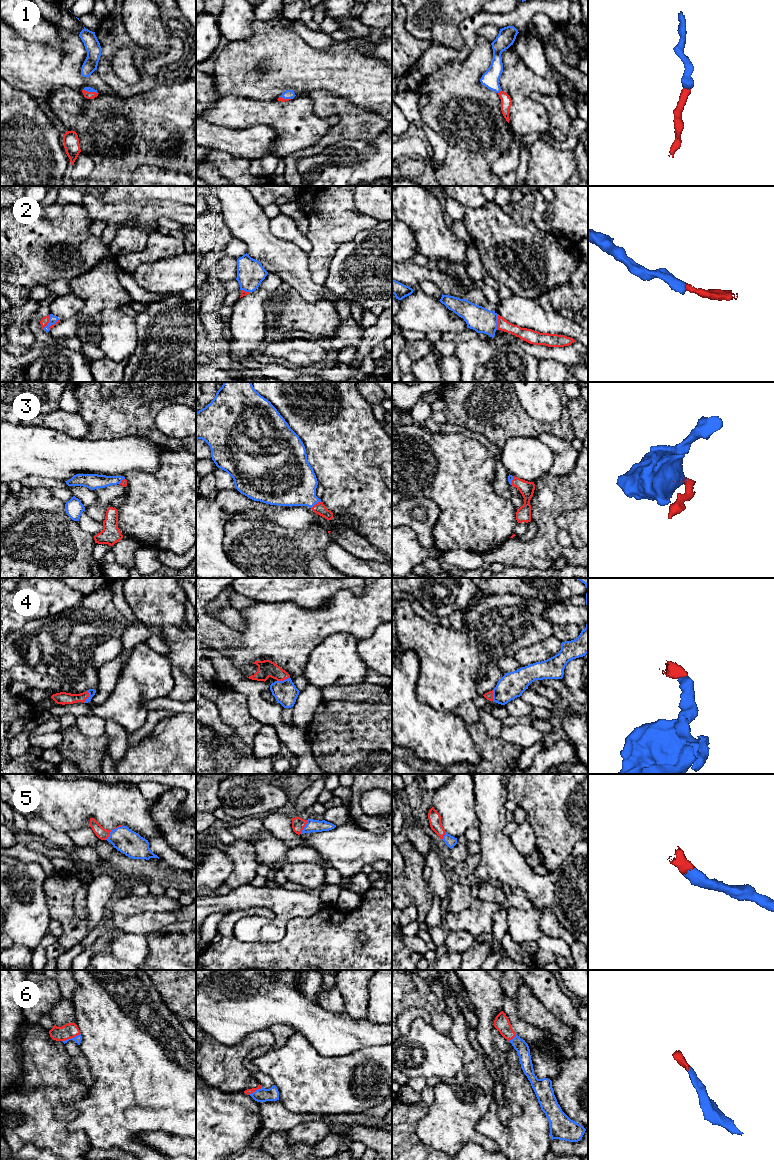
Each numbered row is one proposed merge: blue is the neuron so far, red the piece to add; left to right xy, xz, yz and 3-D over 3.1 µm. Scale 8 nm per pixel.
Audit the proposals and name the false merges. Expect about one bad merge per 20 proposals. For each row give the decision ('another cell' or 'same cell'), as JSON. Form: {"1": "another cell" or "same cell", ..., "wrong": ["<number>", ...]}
{"1": "same cell", "2": "same cell", "3": "same cell", "4": "same cell", "5": "same cell", "6": "same cell", "wrong": []}

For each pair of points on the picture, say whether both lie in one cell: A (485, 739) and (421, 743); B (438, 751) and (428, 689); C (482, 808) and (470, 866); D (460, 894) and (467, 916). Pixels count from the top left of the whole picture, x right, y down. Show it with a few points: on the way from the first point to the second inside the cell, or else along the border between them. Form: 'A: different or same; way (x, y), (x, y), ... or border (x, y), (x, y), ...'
A: different; border (466, 724), (466, 730), (480, 757), (479, 763)
B: different; border (415, 691), (420, 701), (442, 712), (451, 711)
C: different; border (480, 853), (480, 862), (473, 874)
D: different; border (473, 898), (464, 909), (459, 912), (448, 913)

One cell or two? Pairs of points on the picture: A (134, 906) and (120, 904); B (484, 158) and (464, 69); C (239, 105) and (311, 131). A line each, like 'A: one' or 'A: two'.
A: one
B: one
C: one

